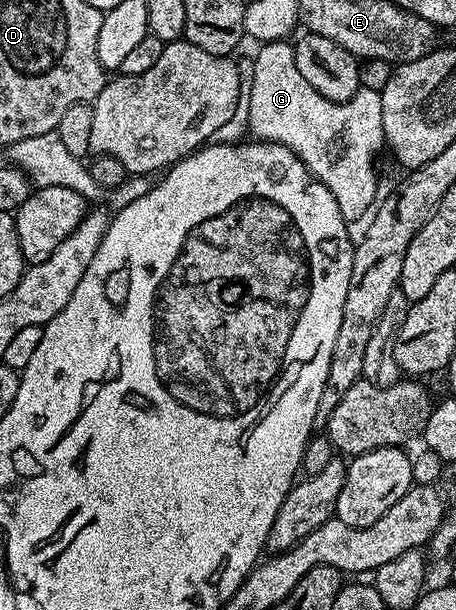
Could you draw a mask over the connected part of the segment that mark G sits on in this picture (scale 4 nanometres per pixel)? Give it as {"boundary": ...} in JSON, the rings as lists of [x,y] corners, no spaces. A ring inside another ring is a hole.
{"boundary":[[[288,41],[266,42],[260,49],[253,62],[253,79],[247,82],[250,135],[291,148],[309,173],[335,196],[346,223],[364,219],[379,198],[373,157],[386,145],[380,93],[362,88],[351,100],[332,102],[303,80]]]}

